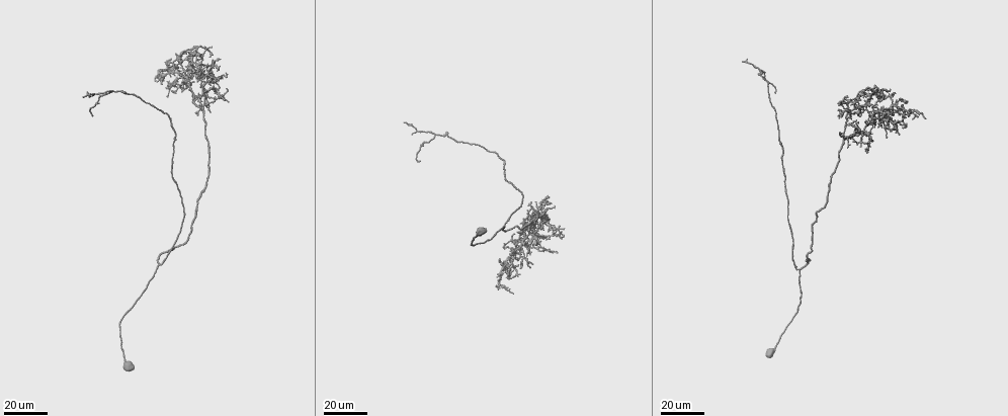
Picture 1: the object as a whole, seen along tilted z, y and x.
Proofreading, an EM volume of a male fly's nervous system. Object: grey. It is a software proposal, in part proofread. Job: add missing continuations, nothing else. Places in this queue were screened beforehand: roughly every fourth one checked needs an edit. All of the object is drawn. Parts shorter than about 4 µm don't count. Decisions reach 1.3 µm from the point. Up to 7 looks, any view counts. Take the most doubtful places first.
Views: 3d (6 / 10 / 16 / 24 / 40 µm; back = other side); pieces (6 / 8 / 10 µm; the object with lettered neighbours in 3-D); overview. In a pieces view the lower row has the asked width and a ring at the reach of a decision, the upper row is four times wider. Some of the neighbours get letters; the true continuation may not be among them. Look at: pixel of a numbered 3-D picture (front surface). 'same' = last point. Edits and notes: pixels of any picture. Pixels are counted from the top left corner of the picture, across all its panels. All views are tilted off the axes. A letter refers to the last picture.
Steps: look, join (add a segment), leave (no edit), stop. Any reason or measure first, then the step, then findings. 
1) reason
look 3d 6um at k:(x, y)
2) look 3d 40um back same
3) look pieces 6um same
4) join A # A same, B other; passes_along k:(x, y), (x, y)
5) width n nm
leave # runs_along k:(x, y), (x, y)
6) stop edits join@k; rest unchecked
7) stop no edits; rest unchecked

an open end
look 3d 24um at 1:(421, 160)

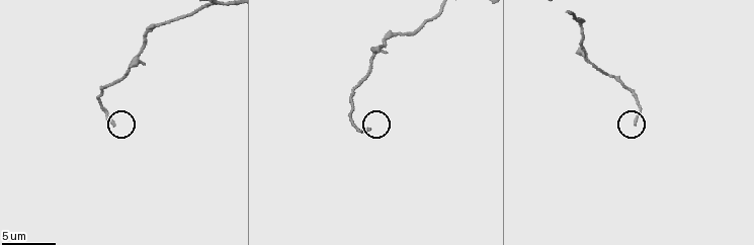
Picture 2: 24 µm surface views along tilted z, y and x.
look pieces 8um at 2:(635, 124)

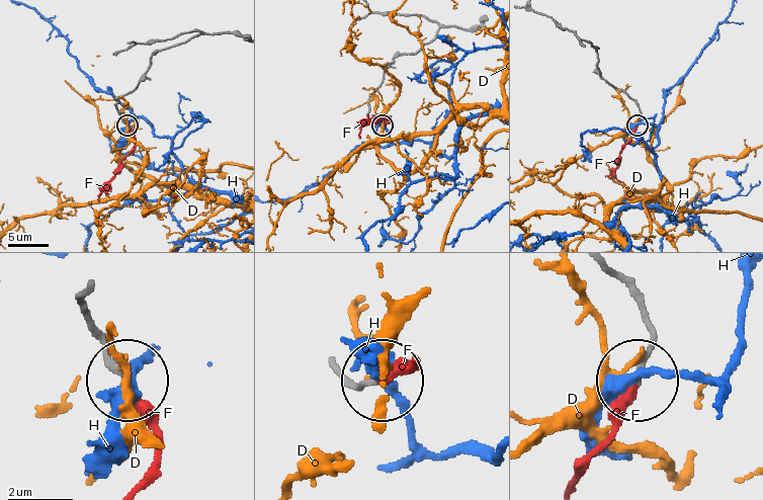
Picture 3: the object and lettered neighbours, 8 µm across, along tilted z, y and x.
join F # D other, F same, H other; passes_along 3:(623, 283), (643, 314), (648, 350), (615, 424), (575, 487); it goes on there

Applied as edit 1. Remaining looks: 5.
tapers out
look 3d 40um at 1:(83, 98)

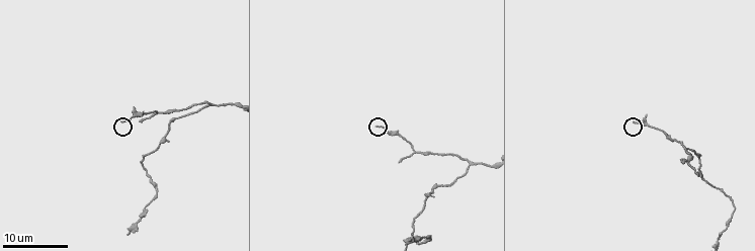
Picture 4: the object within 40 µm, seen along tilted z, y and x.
look pieces 10um at 4:(378, 125)

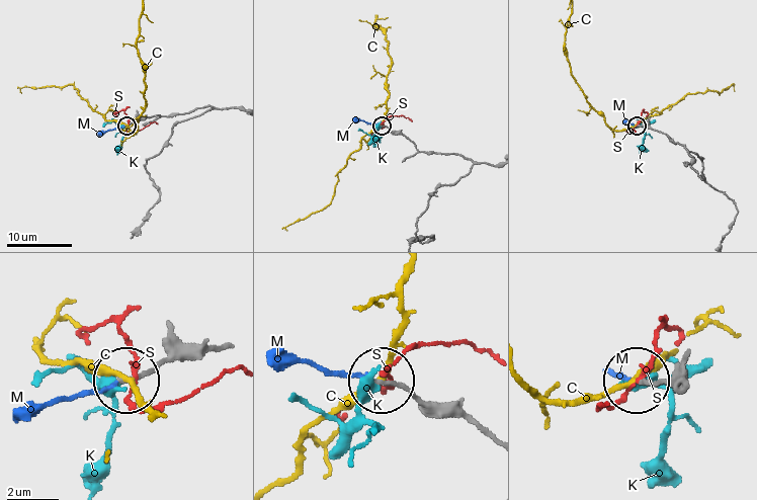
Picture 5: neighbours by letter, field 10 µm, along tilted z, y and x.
join M # C other, K other, M same, S other; passes_along 5:(396, 134), (353, 118); the neuron continues

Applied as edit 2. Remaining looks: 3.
an open end
look 3d 16um at 4:(401, 160)

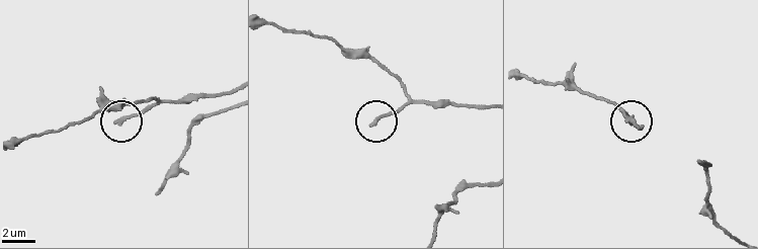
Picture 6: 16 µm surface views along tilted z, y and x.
see the neighbours
look pieces 8um at 6:(119, 123)

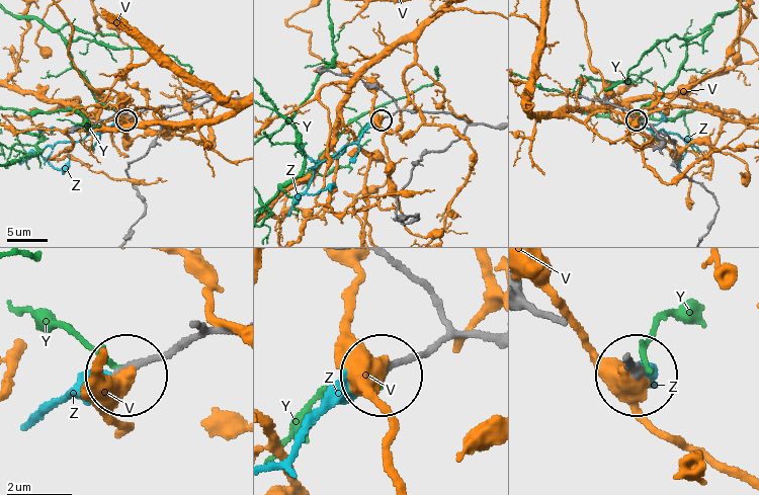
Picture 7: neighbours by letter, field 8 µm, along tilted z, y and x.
join Z # V other, Y other, Z same; it goes on there

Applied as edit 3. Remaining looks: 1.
stop edits join@3, join@5, join@7; rest unchecked

